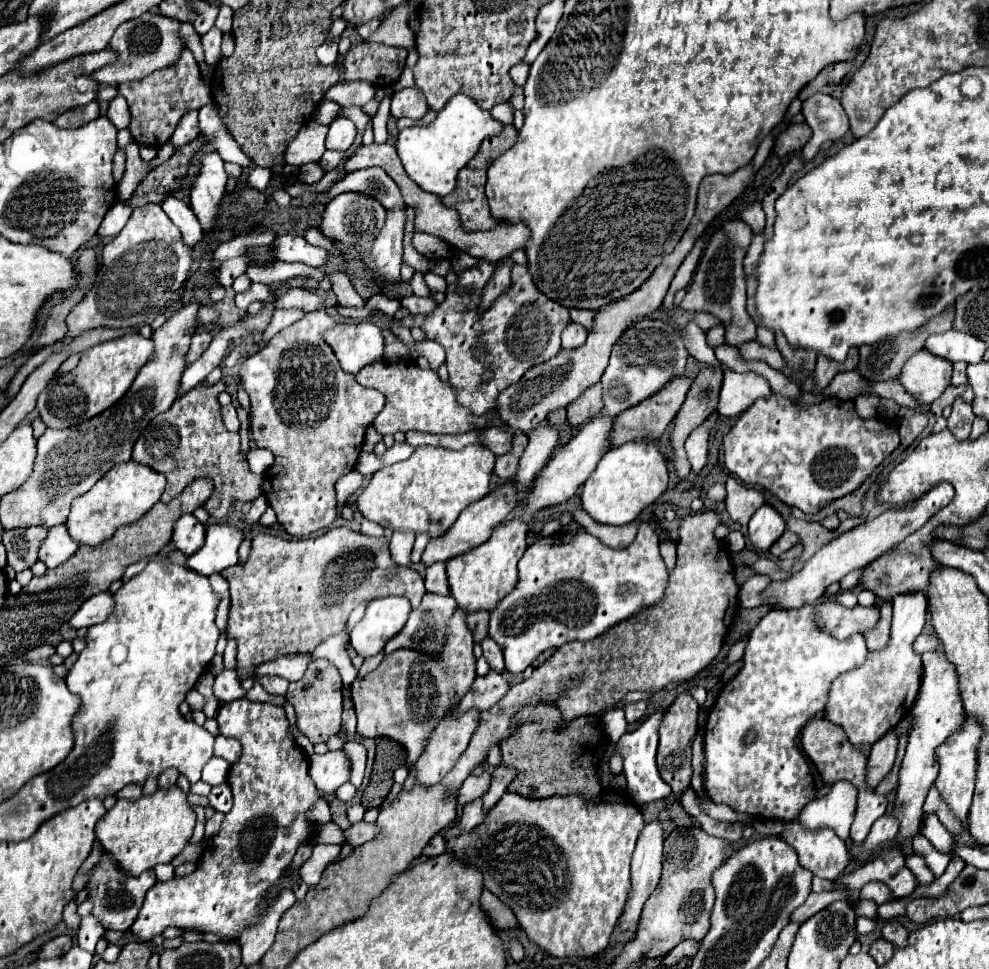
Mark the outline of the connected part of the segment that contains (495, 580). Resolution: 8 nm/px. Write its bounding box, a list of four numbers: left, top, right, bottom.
[446,520,528,612]

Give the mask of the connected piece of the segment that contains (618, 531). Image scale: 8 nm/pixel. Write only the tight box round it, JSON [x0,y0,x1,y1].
[574,510,638,548]

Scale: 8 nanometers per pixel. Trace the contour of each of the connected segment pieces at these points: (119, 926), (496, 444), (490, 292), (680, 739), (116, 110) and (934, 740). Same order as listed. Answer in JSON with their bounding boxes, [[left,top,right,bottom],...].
[[86,854,156,930],[484,428,514,456],[480,258,514,312],[658,694,698,794],[108,96,130,130],[896,652,964,840]]

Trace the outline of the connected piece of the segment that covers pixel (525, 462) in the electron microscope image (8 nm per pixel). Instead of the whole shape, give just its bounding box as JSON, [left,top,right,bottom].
[516,428,560,488]

